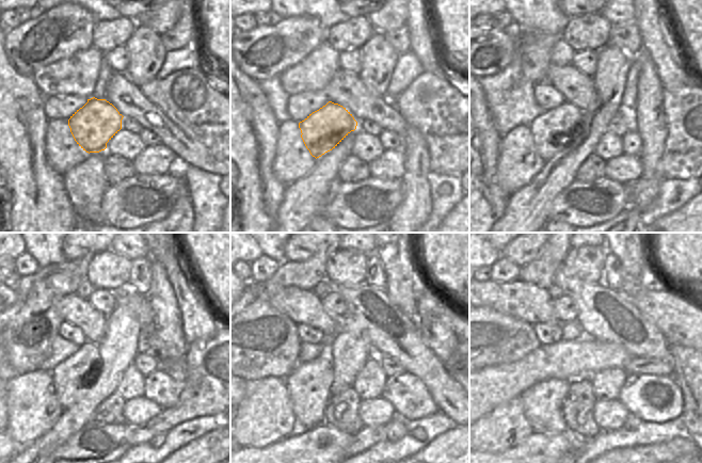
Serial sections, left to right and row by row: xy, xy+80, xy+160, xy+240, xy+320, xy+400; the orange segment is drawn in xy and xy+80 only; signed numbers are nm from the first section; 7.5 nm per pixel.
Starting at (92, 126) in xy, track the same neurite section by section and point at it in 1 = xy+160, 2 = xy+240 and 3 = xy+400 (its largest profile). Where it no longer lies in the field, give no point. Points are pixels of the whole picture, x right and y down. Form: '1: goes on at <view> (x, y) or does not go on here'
1: goes on at xy+160 (554, 130)
2: goes on at xy+240 (74, 376)
3: goes on at xy+400 (541, 403)

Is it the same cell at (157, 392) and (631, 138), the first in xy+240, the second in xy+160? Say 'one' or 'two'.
one

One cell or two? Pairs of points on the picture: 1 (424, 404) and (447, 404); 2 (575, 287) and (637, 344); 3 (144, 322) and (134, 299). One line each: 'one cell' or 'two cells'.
1: two cells
2: one cell
3: one cell

